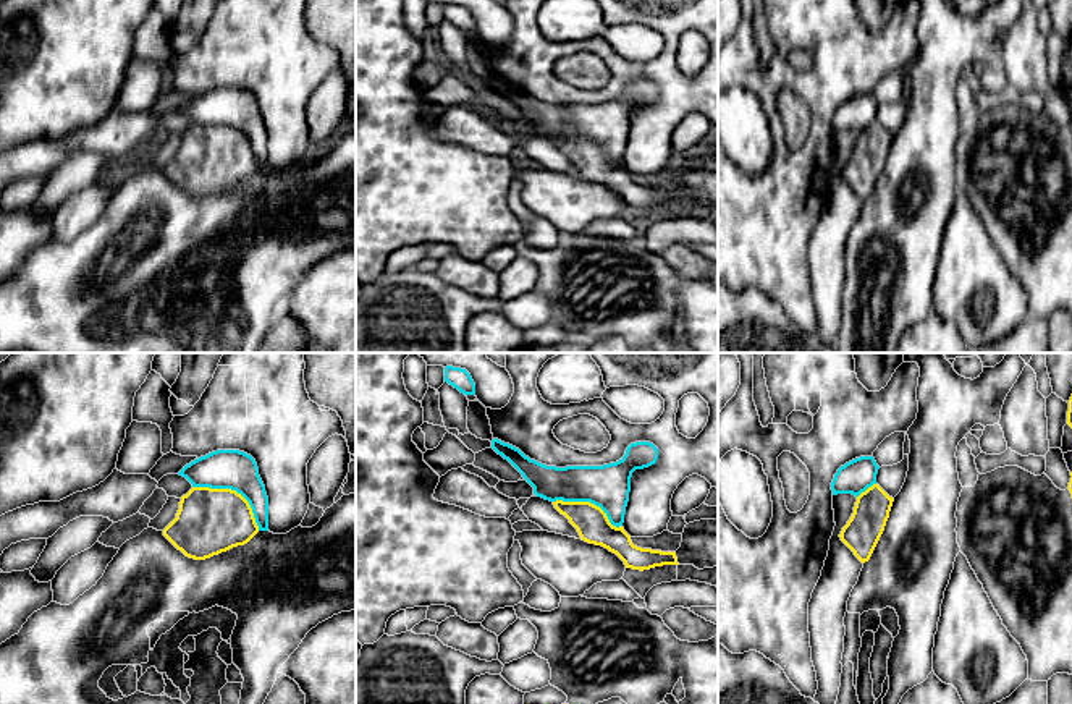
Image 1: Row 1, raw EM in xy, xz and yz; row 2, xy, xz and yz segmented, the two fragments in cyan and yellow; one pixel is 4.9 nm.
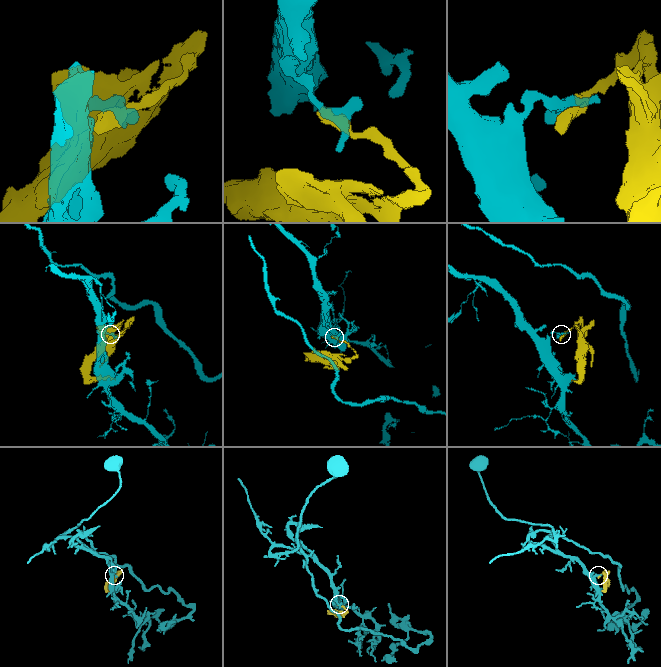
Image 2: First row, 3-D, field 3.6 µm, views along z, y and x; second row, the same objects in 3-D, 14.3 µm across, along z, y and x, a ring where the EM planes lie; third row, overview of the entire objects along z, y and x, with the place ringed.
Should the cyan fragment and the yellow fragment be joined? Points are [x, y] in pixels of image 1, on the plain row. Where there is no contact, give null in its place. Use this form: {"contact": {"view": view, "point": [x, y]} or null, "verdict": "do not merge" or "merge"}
{"contact": {"view": "xy", "point": [235, 127]}, "verdict": "do not merge"}

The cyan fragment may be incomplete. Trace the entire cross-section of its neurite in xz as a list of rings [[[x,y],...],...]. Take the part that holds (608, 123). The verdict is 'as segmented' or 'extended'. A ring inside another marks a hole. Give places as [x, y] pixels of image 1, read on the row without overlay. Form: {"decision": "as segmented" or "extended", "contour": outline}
{"decision": "as segmented", "contour": [[[498,76],[492,78],[492,86],[522,112],[537,134],[550,139],[590,139],[600,144],[616,165],[624,160],[632,110],[658,97],[658,86],[650,79],[631,81],[616,100],[566,105],[530,97],[519,86]]]}

